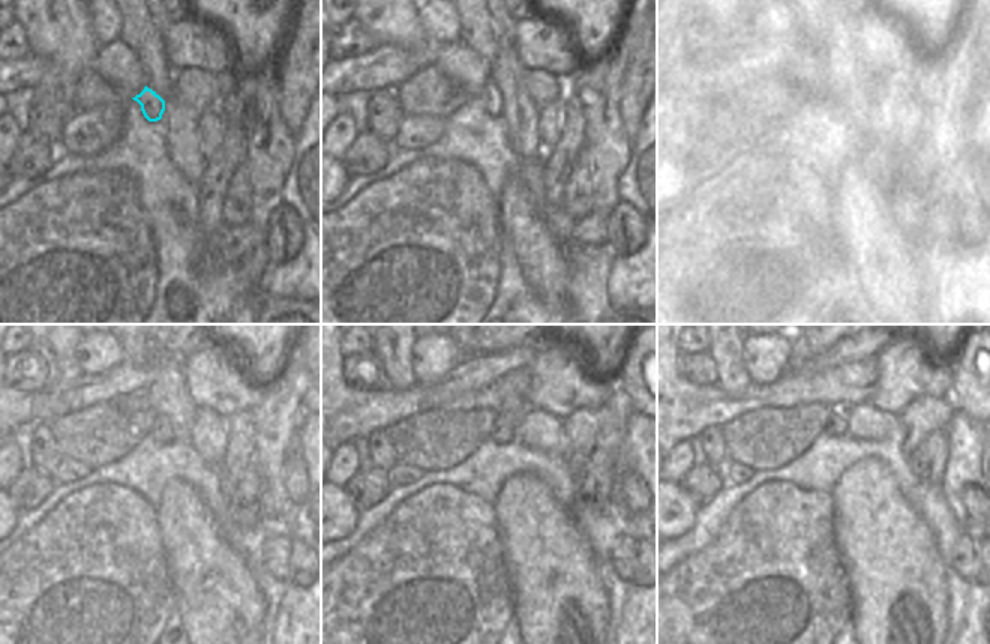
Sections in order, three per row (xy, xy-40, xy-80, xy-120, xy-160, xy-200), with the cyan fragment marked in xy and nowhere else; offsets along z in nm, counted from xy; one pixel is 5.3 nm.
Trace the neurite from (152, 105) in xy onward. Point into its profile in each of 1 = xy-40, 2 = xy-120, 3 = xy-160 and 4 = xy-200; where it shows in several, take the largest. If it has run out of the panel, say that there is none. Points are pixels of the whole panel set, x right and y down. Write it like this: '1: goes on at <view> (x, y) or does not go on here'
1: goes on at xy-40 (491, 95)
2: goes on at xy-120 (161, 431)
3: goes on at xy-160 (501, 431)
4: goes on at xy-200 (837, 424)

